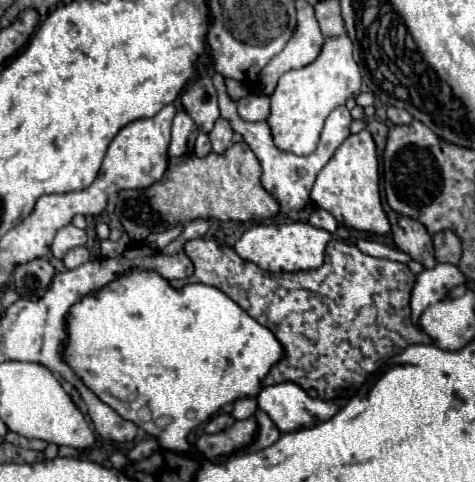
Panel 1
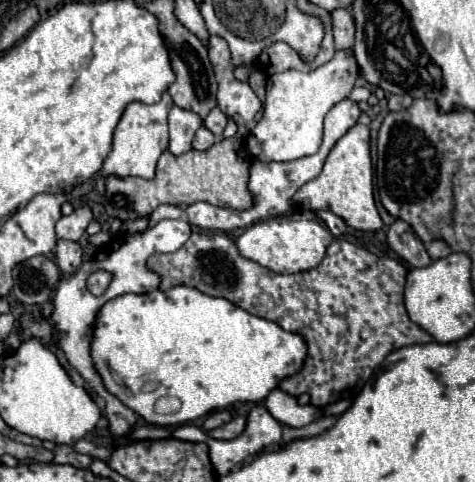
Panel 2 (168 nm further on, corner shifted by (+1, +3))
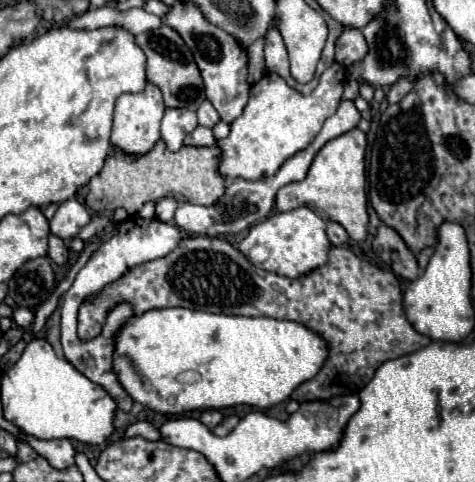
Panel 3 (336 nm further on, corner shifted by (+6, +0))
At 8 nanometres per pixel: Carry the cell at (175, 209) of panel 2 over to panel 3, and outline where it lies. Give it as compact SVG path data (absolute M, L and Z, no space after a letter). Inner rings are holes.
M162 198L156 204L156 218L162 222L172 222L174 220L174 210L176 210L178 202L174 198Z

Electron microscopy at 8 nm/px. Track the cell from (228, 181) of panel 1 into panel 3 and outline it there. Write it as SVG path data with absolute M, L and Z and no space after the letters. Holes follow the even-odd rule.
M164 140L144 156L126 156L120 150L112 150L100 174L90 180L90 194L86 198L88 208L100 214L112 214L114 208L124 208L130 216L136 216L146 202L156 202L160 198L174 198L178 202L192 202L200 206L216 204L226 192L226 180L218 174L222 150L212 148L192 148L182 146L178 152L170 152Z

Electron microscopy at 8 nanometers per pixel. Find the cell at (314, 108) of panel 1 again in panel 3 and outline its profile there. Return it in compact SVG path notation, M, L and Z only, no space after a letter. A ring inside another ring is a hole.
M338 62L324 70L318 86L310 94L296 92L278 74L264 74L264 78L250 88L250 102L242 116L230 124L228 138L218 142L222 148L220 174L226 180L258 180L262 176L272 176L288 158L304 150L318 136L324 120L338 108L344 84L346 68Z

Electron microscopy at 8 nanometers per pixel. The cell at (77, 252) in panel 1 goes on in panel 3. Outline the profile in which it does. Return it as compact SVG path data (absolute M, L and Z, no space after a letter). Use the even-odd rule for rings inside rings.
M50 234L50 238L48 238L48 256L58 266L62 266L68 260L68 246L64 244L64 240L60 240L60 238L56 238L56 236Z

